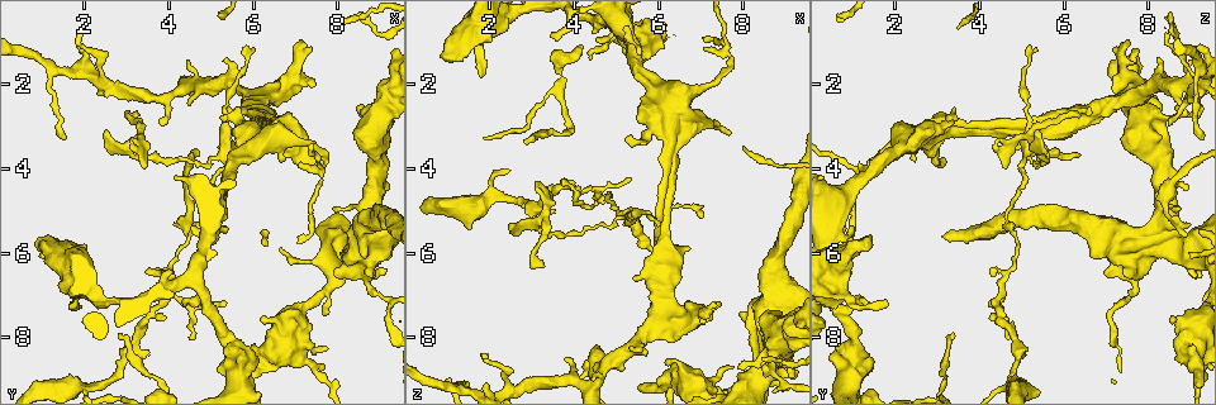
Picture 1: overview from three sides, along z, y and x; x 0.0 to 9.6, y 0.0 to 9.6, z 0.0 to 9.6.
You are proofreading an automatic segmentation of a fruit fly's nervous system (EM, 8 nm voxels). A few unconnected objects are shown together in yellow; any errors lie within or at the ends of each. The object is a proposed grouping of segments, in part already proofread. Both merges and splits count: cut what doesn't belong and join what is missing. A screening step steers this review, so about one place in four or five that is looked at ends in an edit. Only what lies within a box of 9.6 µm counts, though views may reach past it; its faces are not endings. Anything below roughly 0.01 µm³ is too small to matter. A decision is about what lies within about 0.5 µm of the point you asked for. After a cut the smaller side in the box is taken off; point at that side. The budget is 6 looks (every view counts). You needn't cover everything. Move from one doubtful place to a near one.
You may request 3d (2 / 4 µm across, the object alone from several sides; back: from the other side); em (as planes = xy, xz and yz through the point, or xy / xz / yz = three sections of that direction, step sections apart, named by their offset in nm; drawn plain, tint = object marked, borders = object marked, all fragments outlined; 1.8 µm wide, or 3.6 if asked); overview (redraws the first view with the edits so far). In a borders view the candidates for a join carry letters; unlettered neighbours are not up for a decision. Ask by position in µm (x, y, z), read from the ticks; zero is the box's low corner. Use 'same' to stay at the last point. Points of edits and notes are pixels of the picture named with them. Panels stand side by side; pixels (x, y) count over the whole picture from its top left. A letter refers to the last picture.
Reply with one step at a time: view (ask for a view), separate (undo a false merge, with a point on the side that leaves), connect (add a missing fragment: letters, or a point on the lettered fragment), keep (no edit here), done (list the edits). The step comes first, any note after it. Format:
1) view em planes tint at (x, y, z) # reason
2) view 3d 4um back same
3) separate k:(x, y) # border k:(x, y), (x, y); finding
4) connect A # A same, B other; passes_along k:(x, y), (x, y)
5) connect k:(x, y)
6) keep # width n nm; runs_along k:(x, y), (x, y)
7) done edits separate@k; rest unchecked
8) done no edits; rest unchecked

view 3d 4um at (2.90, 7.95, 3.40) # long arm stops here

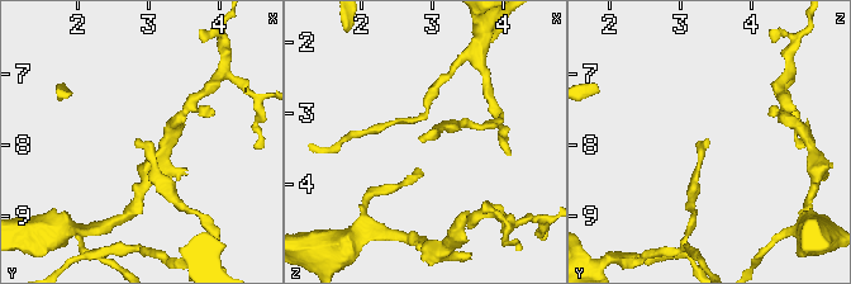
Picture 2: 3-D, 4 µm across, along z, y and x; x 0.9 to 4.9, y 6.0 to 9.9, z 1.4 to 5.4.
view em planes borders at (2.85, 7.90, 3.40)

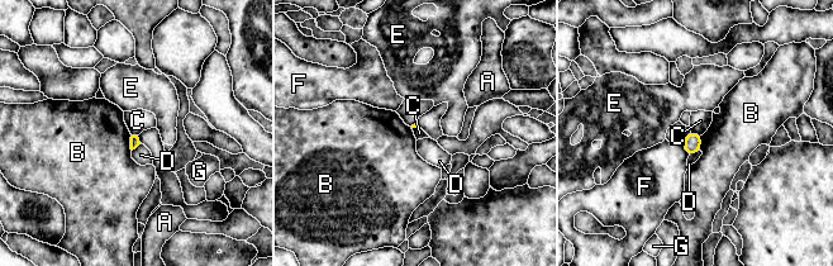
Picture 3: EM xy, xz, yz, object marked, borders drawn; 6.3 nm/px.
keep # A other, B other, C other, D other, E other, F other, G other; border 3:(691, 131), (699, 136); none of them fits

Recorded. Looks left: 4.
view 3d 4um at (3.25, 2.70, 6.35)

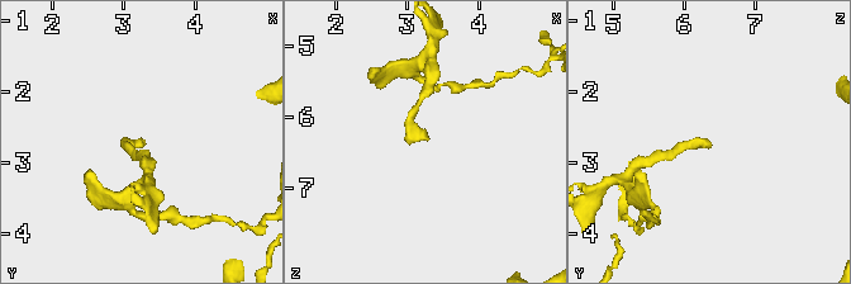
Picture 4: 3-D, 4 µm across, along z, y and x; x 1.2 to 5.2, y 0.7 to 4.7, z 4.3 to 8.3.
view em planes borders at (3.30, 2.80, 6.30)

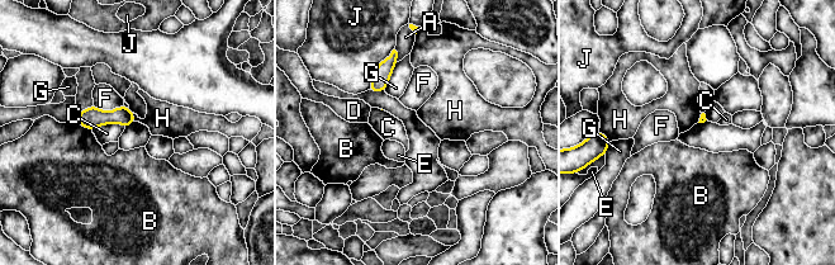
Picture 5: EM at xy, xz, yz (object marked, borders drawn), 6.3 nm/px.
keep # A other, B other, C other, D other, E other, F other, G other, H other, J other; border 5:(124, 126), (105, 123), (91, 129); no lettered fragment goes on from it

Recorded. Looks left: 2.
view em planes borders at (5.35, 2.65, 5.05) # thick turns thin

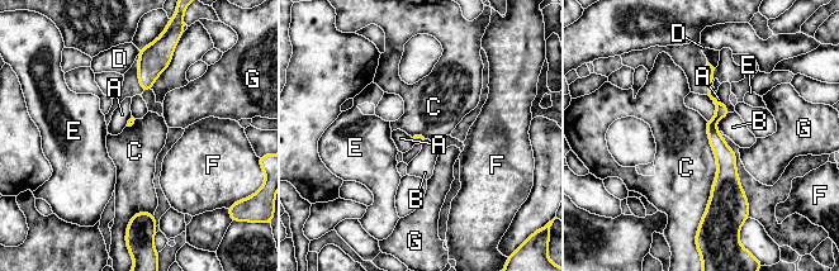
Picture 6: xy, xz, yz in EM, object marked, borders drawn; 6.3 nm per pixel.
keep # width 50 nm; A other, B other, C other, D other, E other, F other, G other; one neuron here

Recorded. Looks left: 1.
done no edits; rest unchecked

